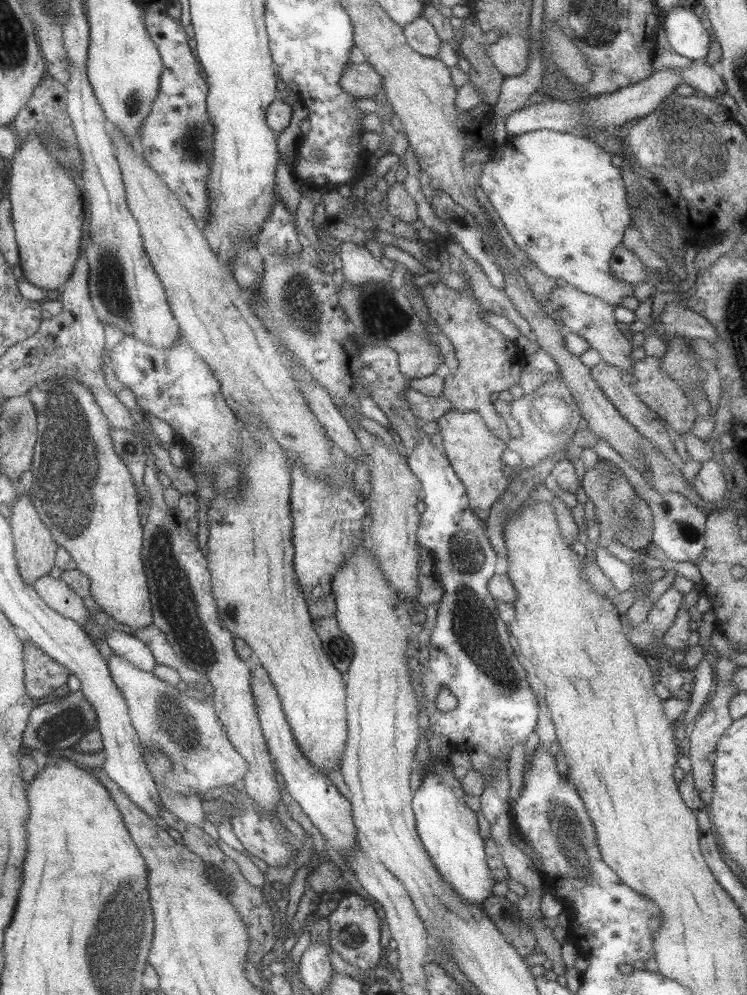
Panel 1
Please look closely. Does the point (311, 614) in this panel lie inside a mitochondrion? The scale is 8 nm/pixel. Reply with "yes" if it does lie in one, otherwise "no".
no

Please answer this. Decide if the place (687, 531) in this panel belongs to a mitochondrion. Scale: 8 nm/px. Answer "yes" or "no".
yes

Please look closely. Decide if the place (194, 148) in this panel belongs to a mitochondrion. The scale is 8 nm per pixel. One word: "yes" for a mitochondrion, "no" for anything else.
yes

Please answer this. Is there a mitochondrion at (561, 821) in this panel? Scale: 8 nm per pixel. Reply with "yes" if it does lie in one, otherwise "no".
yes

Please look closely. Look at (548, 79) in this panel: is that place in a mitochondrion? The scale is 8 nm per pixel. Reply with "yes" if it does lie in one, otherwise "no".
no

